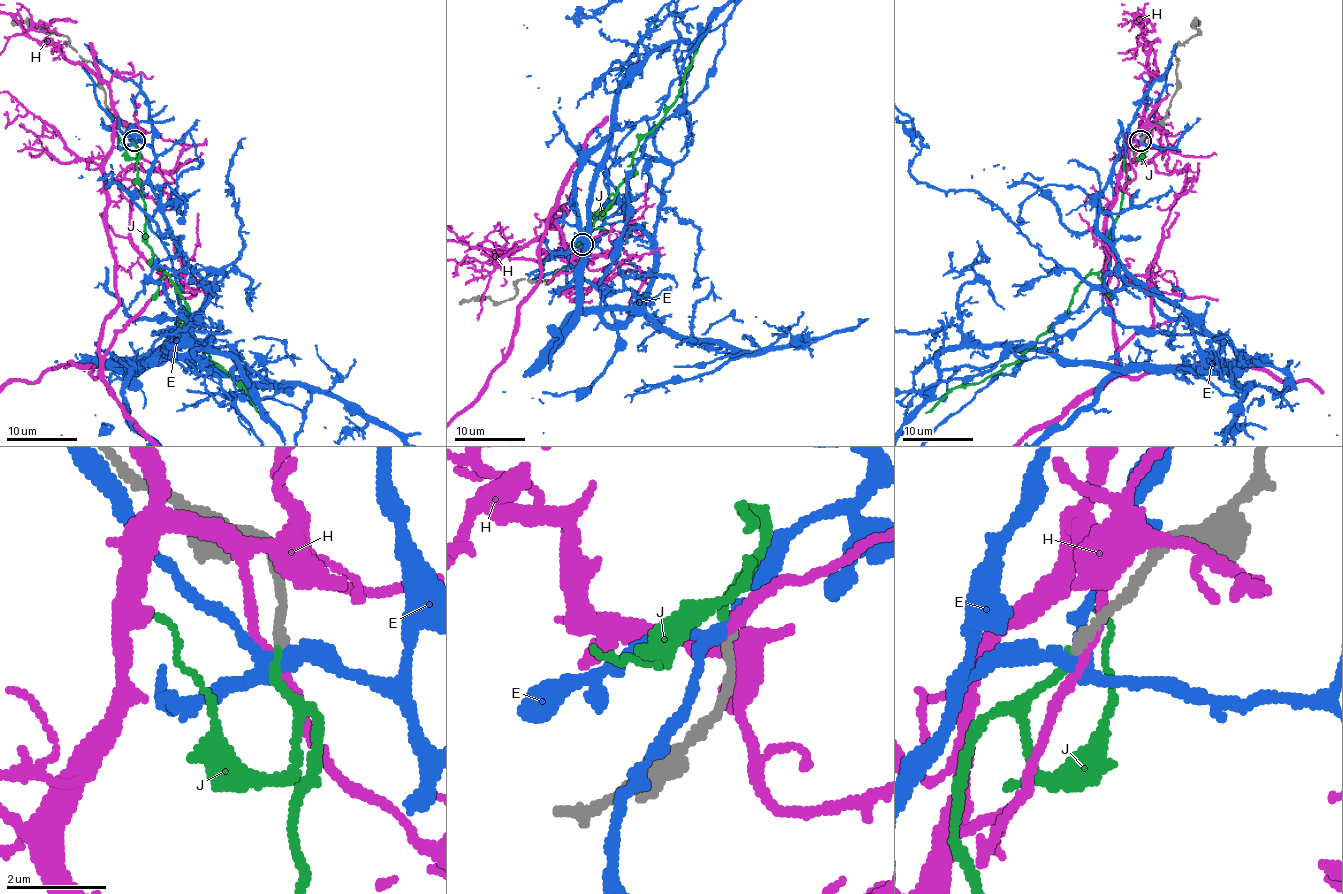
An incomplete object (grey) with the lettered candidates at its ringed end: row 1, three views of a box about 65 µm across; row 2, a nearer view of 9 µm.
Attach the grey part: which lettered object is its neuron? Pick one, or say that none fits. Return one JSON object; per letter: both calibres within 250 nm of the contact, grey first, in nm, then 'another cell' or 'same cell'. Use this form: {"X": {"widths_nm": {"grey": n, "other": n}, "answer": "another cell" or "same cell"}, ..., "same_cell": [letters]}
{"E": {"widths_nm": {"grey": 200, "other": 260}, "answer": "another cell"}, "H": {"widths_nm": {"grey": 200, "other": 180}, "answer": "another cell"}, "J": {"widths_nm": {"grey": 200, "other": 150}, "answer": "same cell"}, "same_cell": ["J"]}

